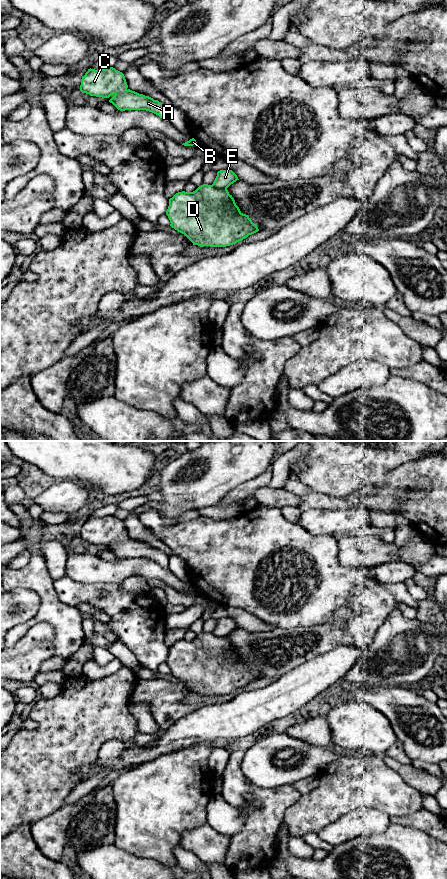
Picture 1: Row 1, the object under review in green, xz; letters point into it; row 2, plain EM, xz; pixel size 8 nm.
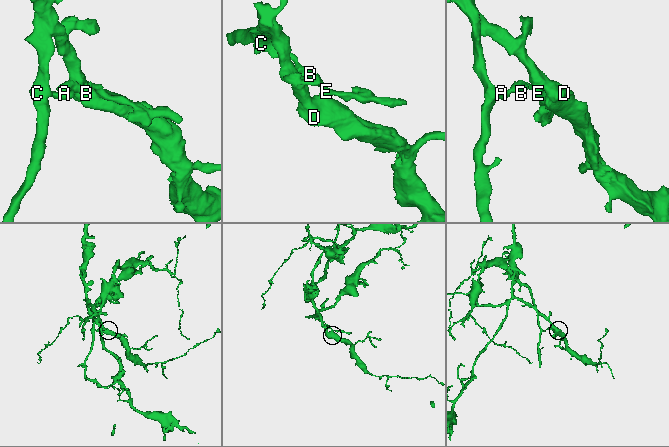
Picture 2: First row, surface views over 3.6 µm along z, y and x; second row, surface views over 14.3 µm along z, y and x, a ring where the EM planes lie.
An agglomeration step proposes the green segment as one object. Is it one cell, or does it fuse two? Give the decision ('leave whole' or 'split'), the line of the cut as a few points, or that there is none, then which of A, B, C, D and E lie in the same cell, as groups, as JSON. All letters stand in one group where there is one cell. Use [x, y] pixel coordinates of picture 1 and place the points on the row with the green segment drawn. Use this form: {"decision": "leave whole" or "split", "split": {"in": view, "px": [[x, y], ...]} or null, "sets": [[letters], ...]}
{"decision": "split", "split": {"in": "xz", "px": [[212, 184], [215, 187], [226, 189]]}, "sets": [["A", "B", "C", "E"], ["D"]]}

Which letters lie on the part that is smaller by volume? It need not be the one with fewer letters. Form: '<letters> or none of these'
A, B, C, E

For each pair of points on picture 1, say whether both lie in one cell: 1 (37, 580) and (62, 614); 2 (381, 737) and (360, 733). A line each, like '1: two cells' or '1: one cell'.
1: one cell
2: one cell

